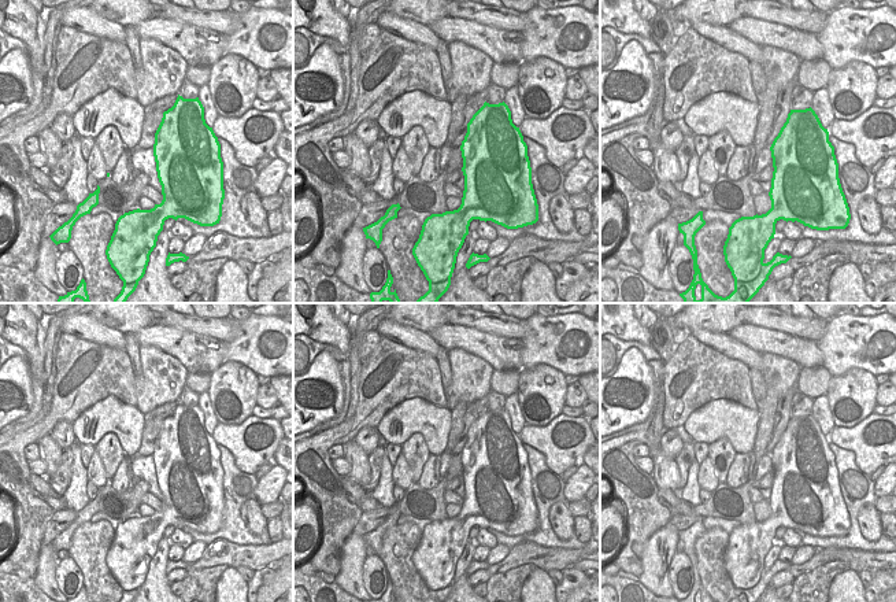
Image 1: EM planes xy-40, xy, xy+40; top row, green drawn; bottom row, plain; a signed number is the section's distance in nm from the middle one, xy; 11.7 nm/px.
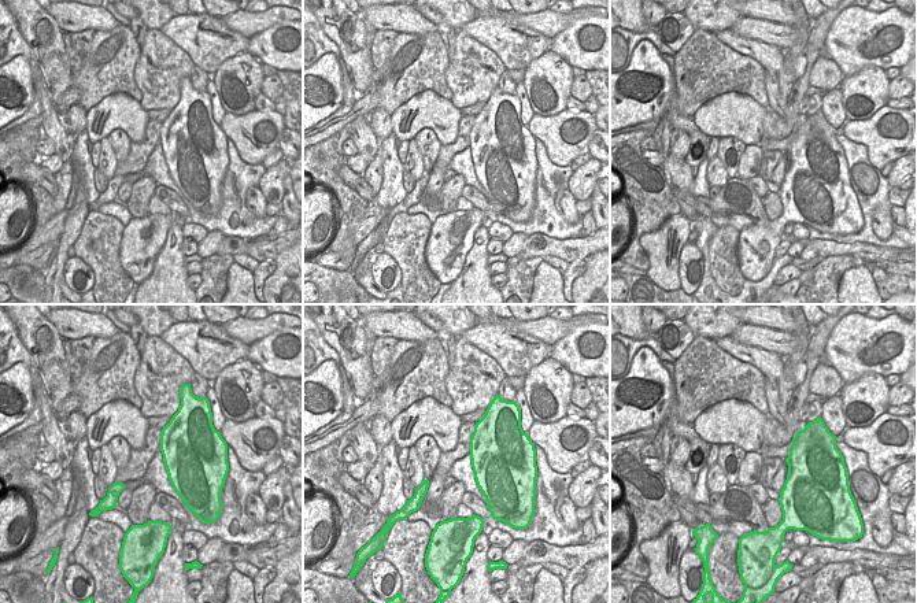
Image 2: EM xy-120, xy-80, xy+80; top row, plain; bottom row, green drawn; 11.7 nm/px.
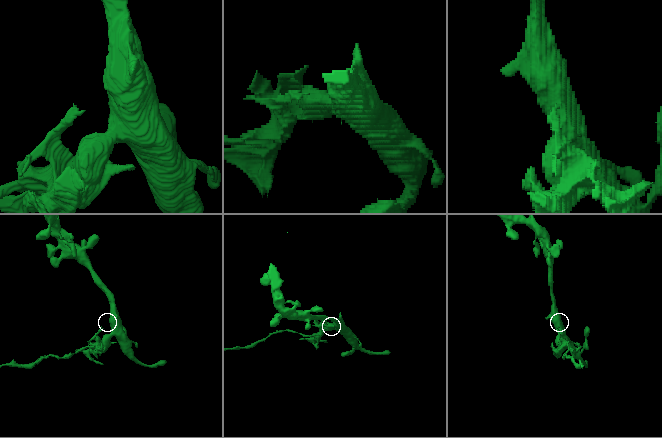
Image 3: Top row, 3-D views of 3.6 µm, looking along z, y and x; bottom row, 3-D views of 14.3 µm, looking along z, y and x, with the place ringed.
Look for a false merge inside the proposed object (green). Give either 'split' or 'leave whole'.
split

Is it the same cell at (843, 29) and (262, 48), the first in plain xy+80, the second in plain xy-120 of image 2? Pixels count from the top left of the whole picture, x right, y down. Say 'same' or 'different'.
same

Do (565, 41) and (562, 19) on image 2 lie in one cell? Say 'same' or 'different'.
different

